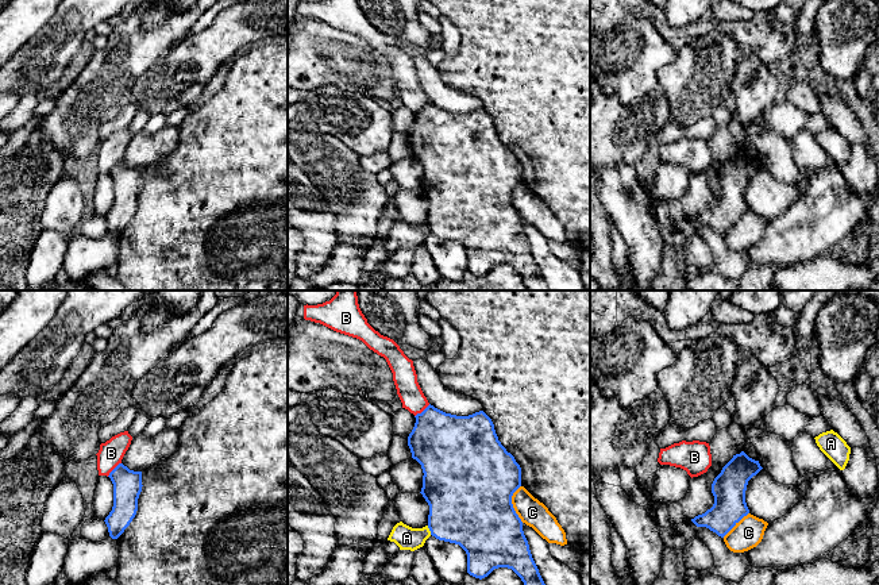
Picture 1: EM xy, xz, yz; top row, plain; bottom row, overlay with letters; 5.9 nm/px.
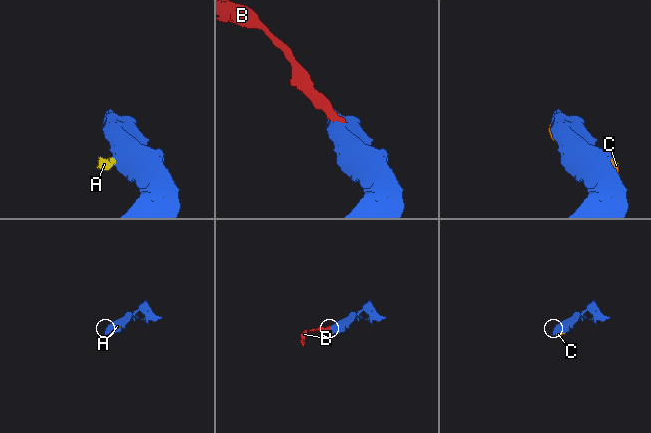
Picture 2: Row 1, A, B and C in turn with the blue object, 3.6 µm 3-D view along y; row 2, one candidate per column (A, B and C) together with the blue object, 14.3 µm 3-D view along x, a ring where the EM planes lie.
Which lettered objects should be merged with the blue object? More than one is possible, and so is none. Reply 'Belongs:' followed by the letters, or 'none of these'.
Belongs: none of these

